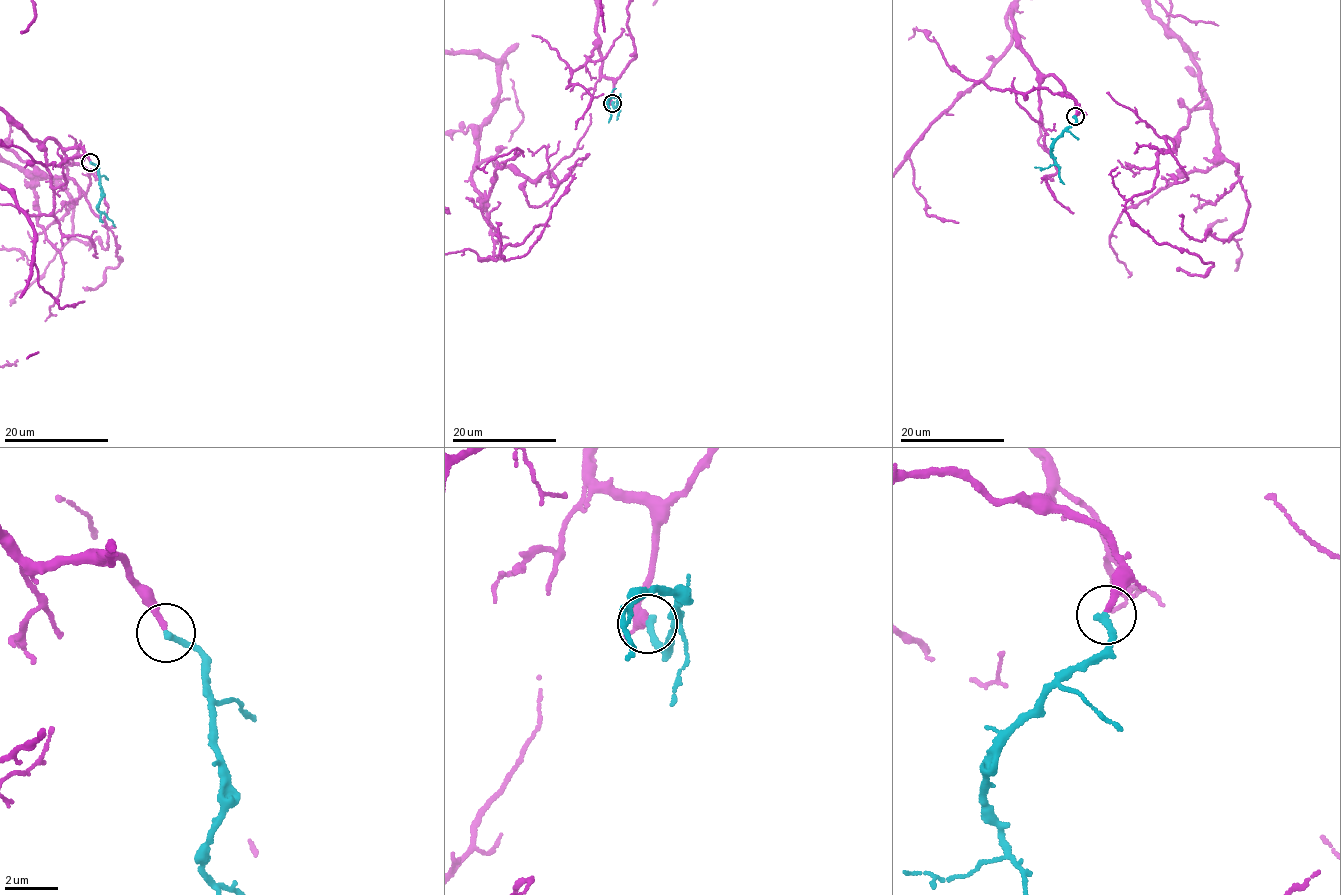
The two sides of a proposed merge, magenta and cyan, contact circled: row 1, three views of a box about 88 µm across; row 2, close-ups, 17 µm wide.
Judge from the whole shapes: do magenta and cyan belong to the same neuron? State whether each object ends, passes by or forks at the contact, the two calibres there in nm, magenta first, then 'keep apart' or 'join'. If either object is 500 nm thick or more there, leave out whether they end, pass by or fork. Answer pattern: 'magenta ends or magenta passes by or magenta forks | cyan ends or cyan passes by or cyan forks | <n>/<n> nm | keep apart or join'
magenta ends | cyan ends | 240/280 nm | join

